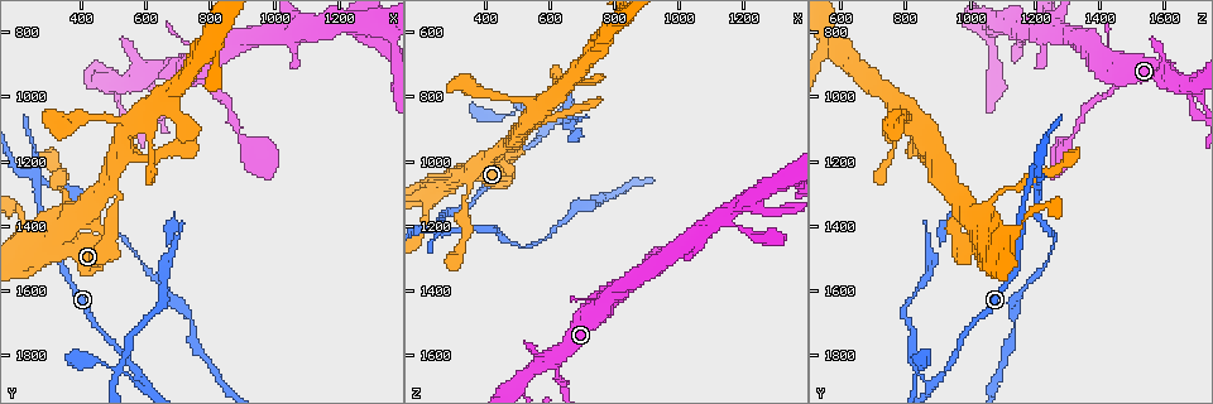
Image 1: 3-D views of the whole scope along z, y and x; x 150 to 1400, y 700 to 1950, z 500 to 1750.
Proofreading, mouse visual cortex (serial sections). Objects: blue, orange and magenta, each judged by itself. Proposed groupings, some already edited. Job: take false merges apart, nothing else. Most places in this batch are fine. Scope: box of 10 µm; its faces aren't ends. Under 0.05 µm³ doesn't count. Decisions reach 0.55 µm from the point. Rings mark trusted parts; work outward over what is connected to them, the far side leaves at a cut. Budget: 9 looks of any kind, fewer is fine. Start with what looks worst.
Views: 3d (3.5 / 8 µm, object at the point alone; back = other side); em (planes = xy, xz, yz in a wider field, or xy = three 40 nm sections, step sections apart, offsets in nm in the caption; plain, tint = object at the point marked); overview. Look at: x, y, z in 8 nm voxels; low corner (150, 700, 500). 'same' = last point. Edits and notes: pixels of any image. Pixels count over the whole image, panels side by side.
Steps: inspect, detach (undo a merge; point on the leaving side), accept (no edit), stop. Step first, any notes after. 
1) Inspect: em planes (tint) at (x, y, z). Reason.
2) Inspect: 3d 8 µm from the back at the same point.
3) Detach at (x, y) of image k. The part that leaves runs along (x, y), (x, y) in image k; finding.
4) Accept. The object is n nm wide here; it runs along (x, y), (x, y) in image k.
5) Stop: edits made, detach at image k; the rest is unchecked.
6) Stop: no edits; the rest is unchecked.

Inspect: 3d 3.5 µm at (250, 1240, 1220). Three-way junction.

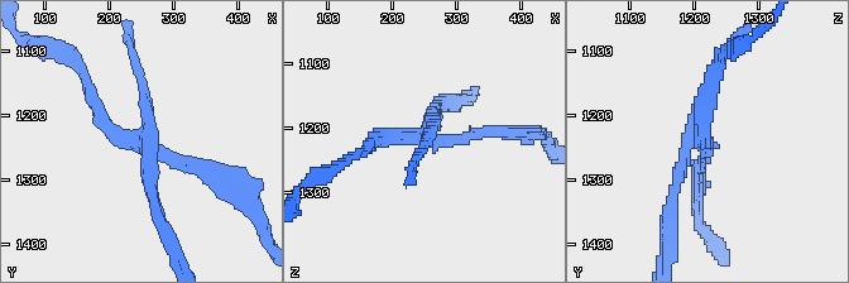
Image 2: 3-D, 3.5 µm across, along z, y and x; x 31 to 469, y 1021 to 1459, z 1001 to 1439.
Inspect: em xy step 5 (tint) at (250, 1235, 1210).

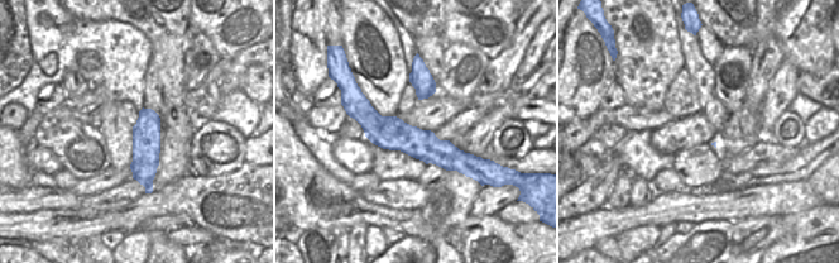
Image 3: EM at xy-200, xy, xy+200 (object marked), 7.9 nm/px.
Detach at (96, 120) of image 2. The object is 260 nm wide here; the part that leaves runs along (699, 139), (705, 143), (699, 197) in image 2; a second cell is stuck on.

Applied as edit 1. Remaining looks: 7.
Inspect: overview. Redraw.

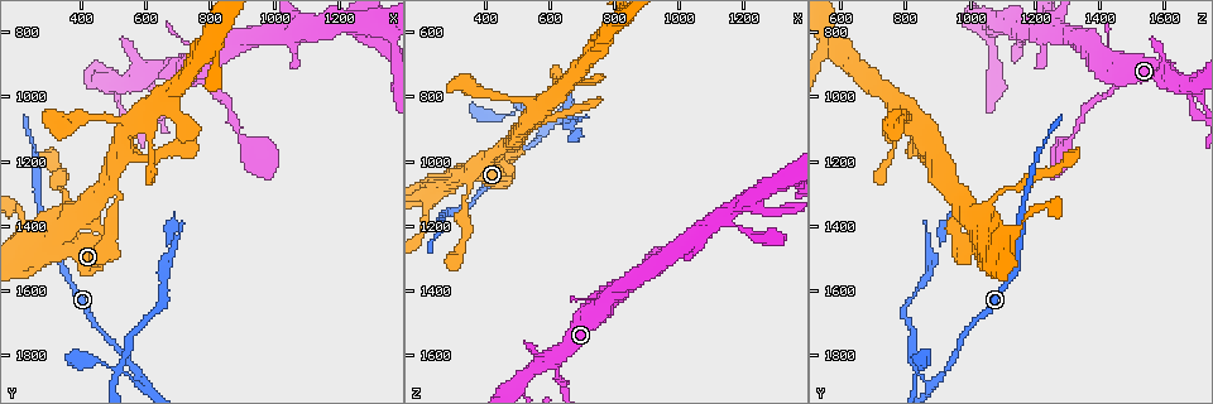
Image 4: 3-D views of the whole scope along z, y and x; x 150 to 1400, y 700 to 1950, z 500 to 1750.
Inspect: 3d 3.5 µm at (520, 1850, 840). Thick turns thin.

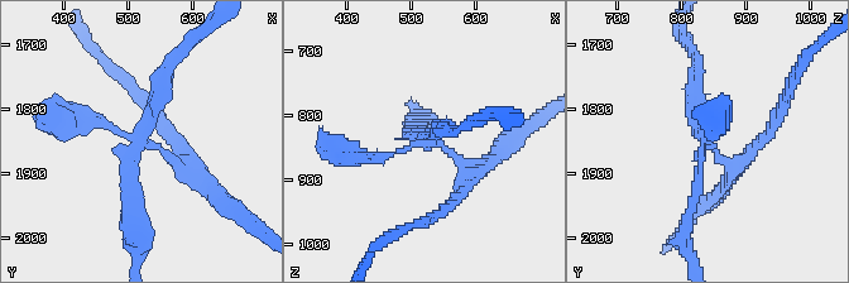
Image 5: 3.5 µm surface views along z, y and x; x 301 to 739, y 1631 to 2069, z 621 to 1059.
Inspect: em xy step 5 (tint) at (530, 1850, 840). 4 arms meet here; the arms are 150, 150, 200, 200 nm wide.

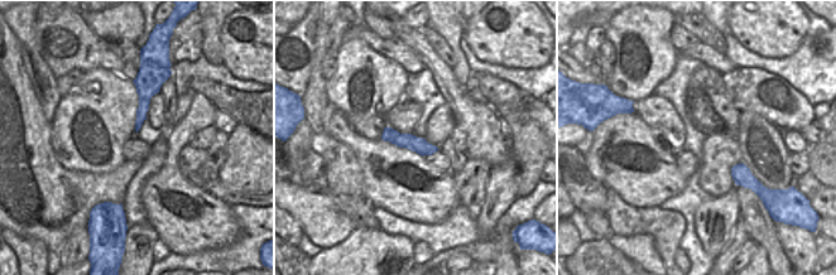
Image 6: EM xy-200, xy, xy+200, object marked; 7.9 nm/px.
Inspect: em planes (tint) at the same point. Cut it another way.

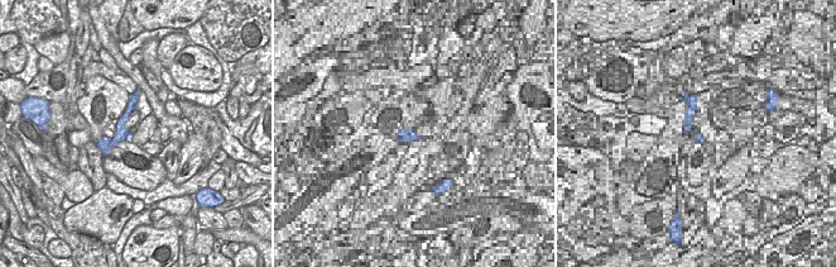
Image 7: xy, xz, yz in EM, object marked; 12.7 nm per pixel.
Detach at (132, 185) of image 5. The object is 190 nm wide here; the part that leaves runs along (144, 140), (167, 63), (195, 39) in image 5; a second cell is stuck on.

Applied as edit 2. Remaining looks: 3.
Inspect: 3d 3.5 µm from the back at (620, 960, 1660). Four arms meet.

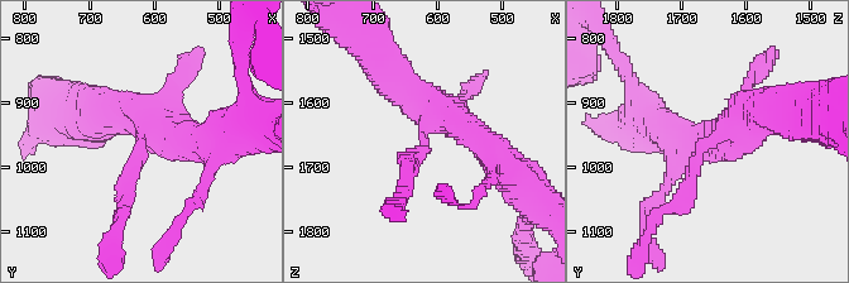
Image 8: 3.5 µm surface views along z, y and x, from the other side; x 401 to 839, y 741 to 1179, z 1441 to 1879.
Inspect: em xy step 2 (tint) at (620, 960, 1660). 4 arms meet here; the arms are 200, 250, 350, 400 nm wide.

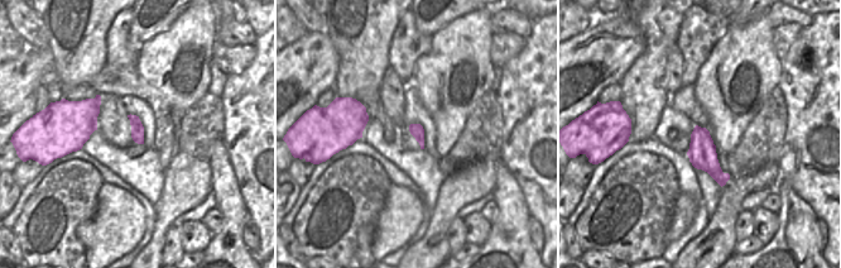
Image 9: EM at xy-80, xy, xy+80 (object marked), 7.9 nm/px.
Accept. The object is 110 nm wide here; it runs along (763, 110), (711, 134), (674, 207) in image 8; continuous, no second cell.

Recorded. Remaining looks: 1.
Stop: edits made, detach at image 2, detach at image 5; the rest is unchecked.

